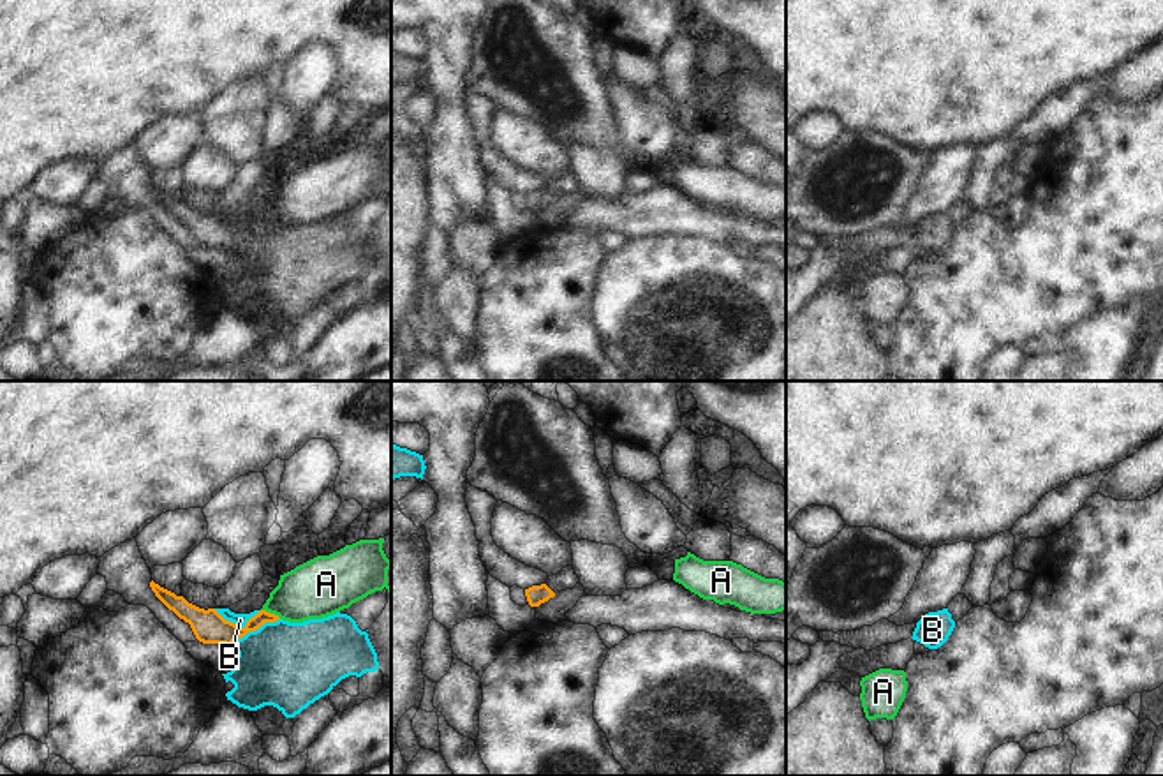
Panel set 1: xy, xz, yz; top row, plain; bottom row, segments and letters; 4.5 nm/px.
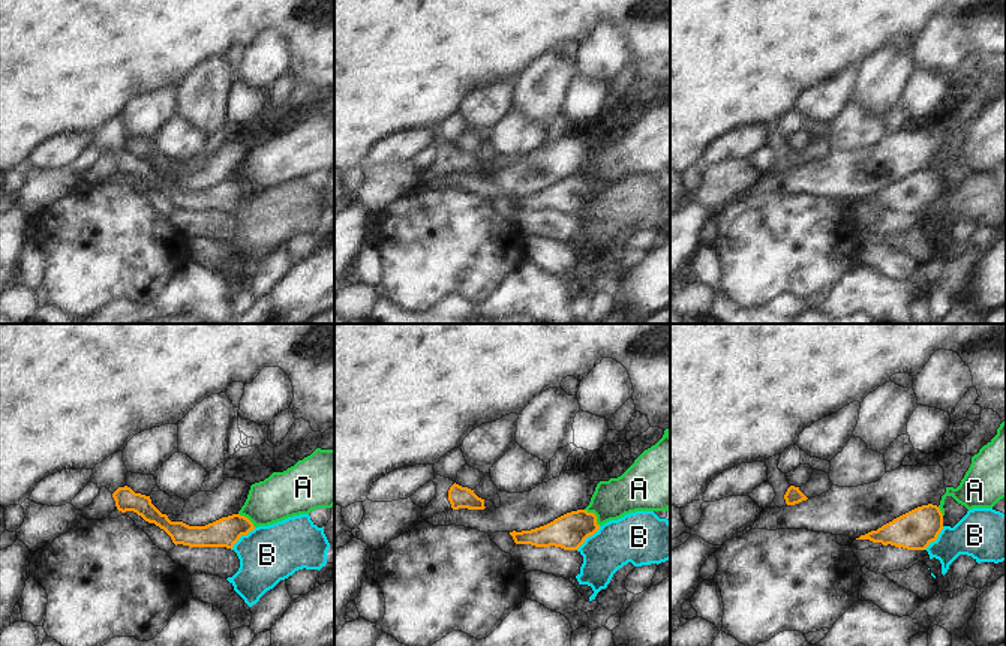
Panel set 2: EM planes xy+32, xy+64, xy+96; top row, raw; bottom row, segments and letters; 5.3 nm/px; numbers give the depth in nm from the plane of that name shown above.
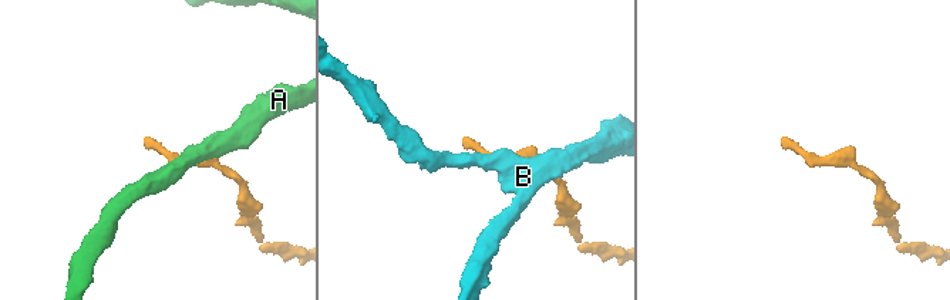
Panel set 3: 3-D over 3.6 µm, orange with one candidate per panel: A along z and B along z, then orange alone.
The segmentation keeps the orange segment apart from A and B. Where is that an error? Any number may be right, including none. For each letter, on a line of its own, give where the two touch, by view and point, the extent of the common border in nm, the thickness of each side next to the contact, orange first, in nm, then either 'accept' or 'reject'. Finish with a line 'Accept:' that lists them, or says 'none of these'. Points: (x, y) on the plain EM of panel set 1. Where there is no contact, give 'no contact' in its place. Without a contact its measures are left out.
A: meets orange in xy at (272, 219); contact 100 nm long; 110 nm thick on the orange side, 260 nm on the other; reject
B: meets orange in xy at (235, 230); contact 220 nm long; 150 nm thick on the orange side, 60 nm on the other; reject
Accept: none of these

